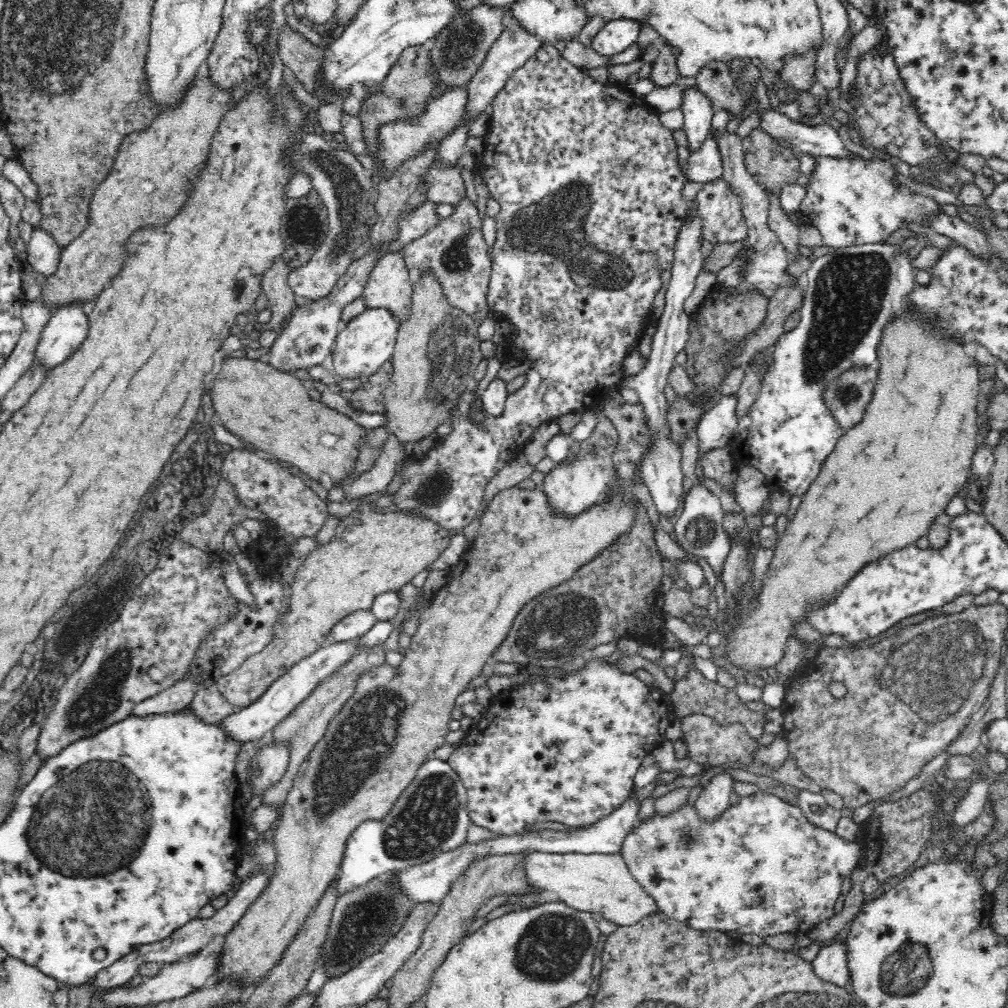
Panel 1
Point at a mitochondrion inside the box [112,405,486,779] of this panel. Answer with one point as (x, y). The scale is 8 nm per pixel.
(431, 488)

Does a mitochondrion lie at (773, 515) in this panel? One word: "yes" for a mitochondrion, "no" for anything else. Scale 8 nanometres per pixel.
no

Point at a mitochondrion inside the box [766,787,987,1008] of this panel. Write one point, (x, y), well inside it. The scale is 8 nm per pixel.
(910, 968)

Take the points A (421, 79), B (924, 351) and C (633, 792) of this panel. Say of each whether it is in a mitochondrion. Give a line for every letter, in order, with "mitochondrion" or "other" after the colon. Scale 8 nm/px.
A: mitochondrion
B: other
C: other

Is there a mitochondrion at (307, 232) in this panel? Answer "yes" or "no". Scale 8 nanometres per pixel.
yes

